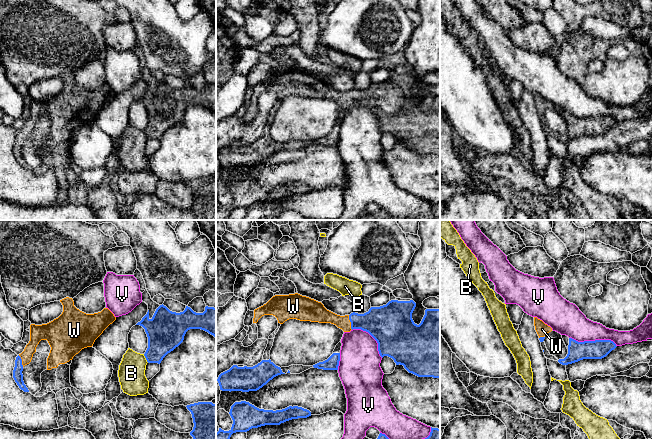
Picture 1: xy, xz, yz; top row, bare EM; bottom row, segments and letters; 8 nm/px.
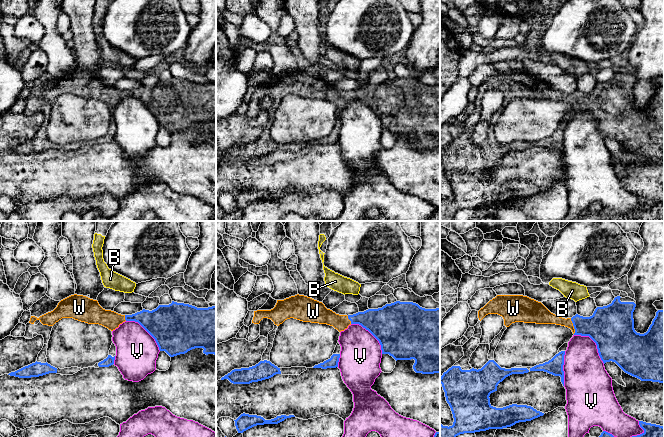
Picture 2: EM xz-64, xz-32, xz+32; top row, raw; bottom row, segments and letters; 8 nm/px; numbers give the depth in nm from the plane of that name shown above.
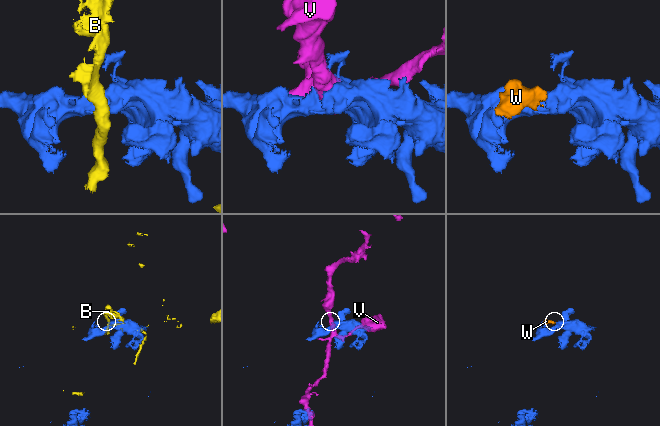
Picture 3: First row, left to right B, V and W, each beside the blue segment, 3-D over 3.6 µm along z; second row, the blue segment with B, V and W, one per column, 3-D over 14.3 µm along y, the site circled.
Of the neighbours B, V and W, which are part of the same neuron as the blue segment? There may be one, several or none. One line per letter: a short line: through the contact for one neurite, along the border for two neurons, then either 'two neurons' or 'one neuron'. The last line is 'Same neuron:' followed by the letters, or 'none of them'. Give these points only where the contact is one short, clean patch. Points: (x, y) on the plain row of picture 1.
B: line xy (143, 130), (148, 138); two neurons
V: two neurons
W: one neuron
Same neuron: W

